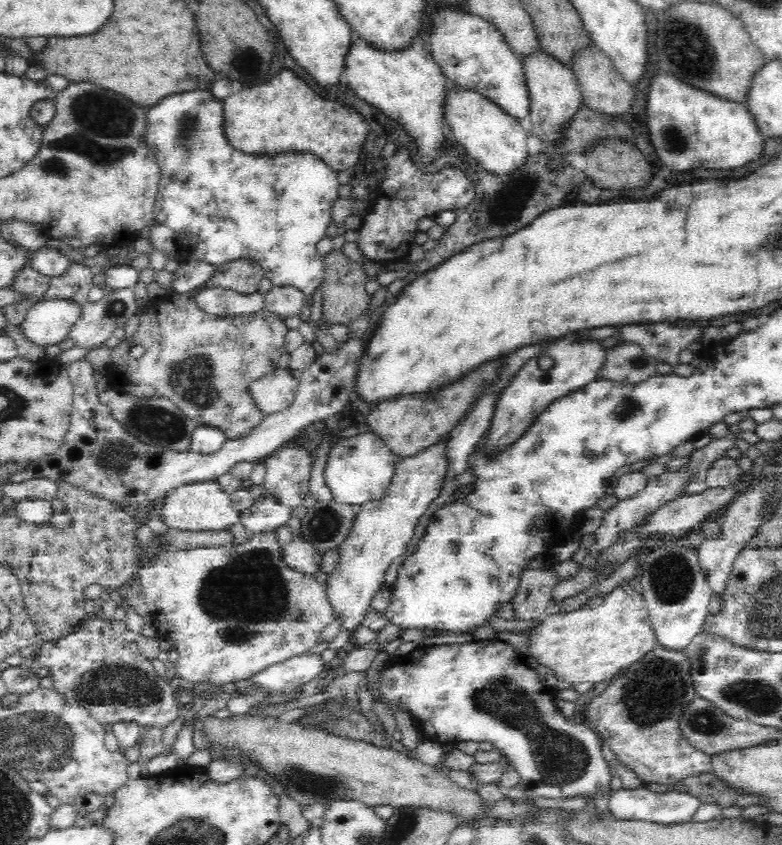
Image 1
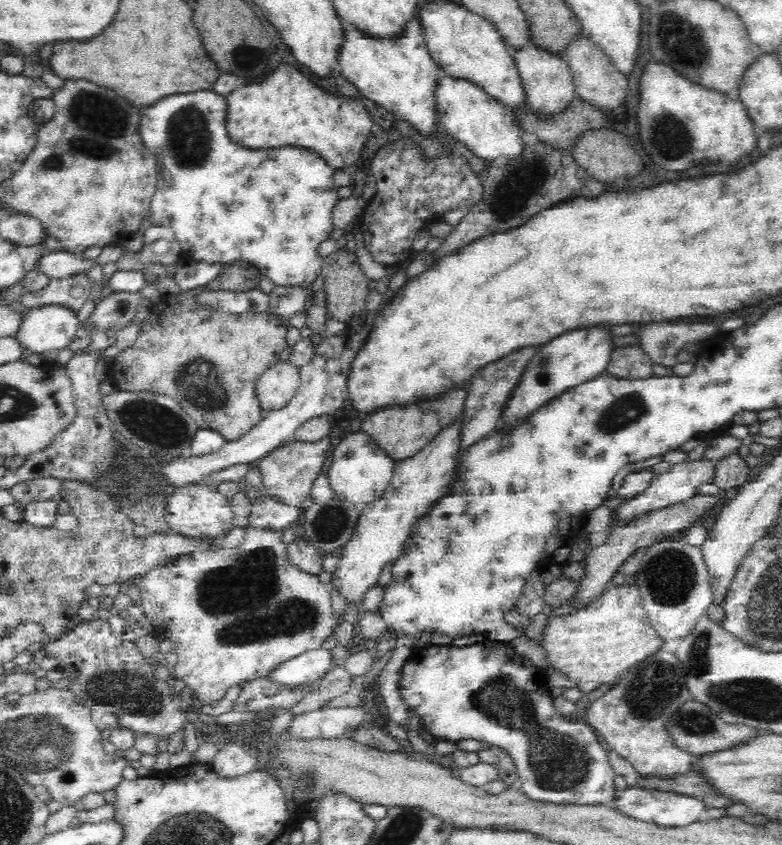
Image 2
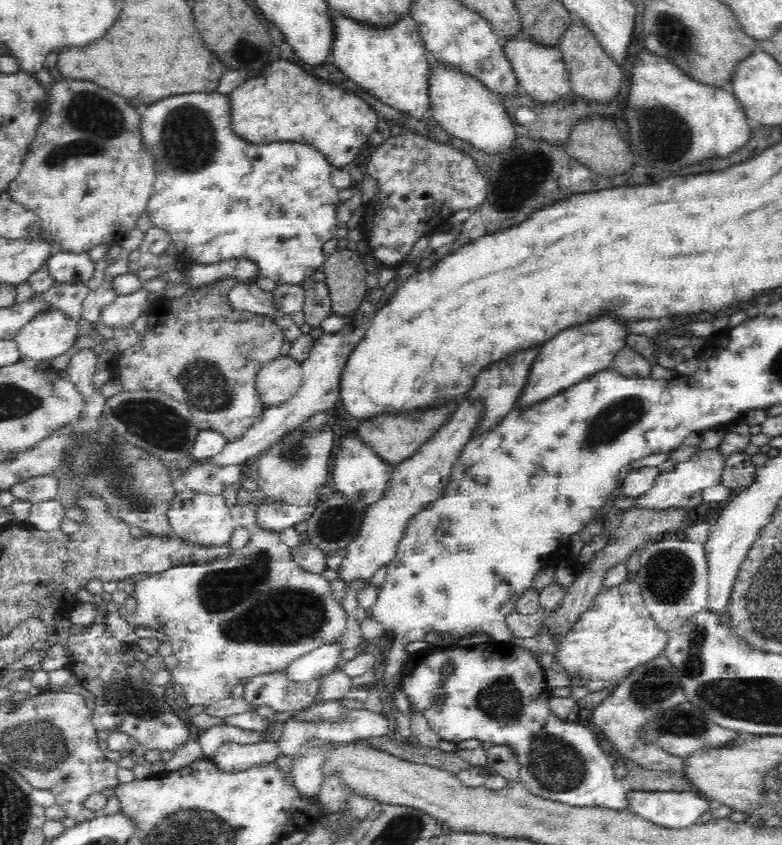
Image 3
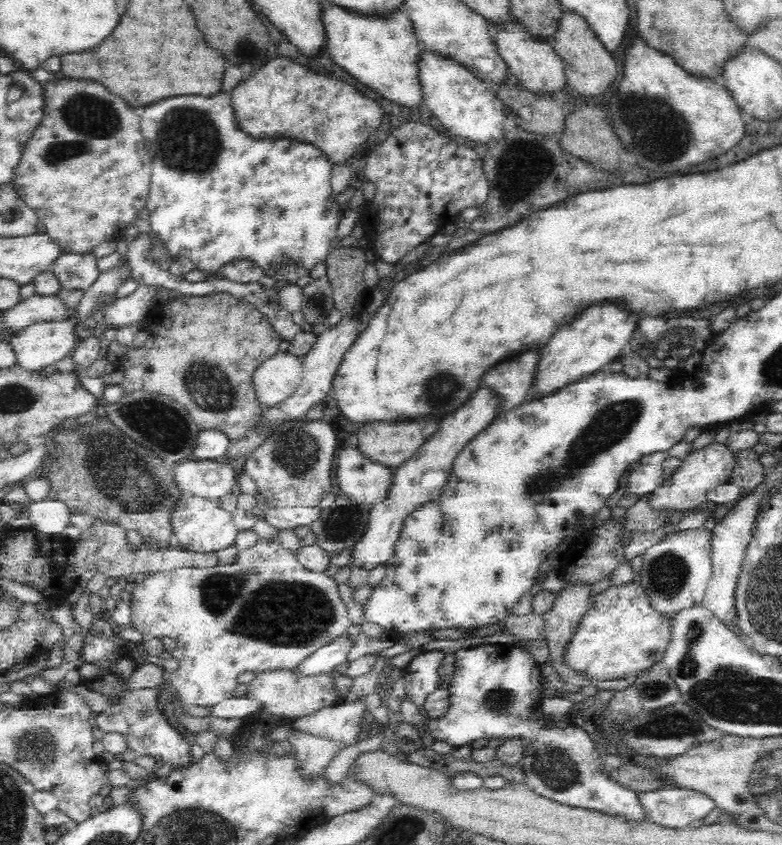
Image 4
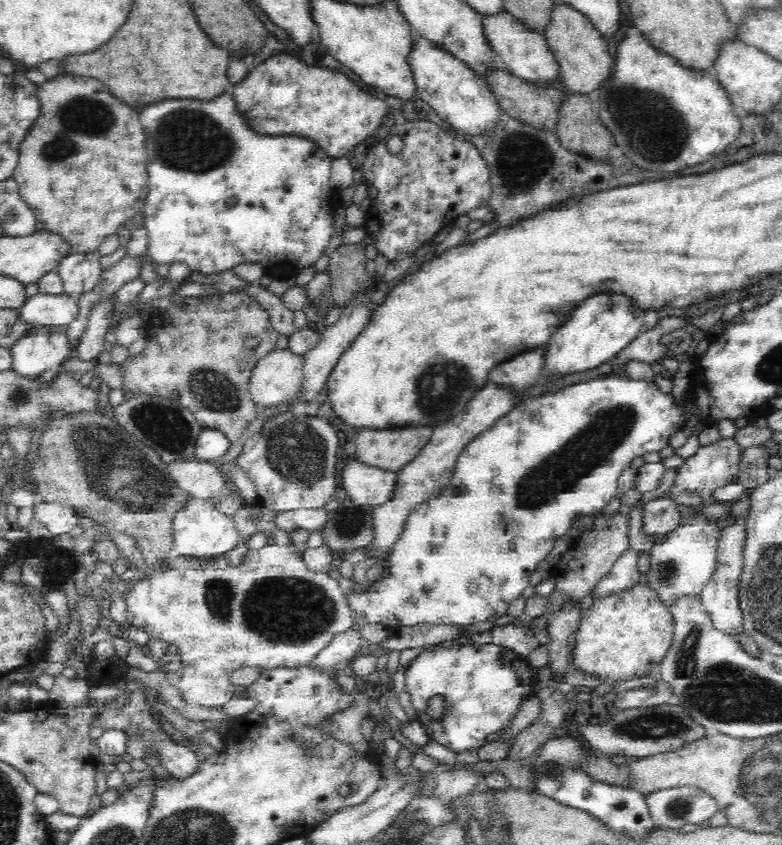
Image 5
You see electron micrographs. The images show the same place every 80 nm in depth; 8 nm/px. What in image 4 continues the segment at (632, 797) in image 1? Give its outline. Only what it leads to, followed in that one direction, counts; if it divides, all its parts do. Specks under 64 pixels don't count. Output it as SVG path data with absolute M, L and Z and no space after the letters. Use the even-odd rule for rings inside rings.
M660 787L650 792L638 793L638 795L640 795L640 803L644 805L647 822L670 829L688 827L694 820L702 820L708 814L712 814L715 807L712 798L694 789Z

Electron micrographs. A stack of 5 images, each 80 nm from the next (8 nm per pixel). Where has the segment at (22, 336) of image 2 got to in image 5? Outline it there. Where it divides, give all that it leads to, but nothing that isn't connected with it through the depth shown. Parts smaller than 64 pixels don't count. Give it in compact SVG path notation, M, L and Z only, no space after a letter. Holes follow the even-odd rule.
M37 327L18 340L11 350L11 370L22 379L37 380L37 377L69 358L68 339L64 328Z

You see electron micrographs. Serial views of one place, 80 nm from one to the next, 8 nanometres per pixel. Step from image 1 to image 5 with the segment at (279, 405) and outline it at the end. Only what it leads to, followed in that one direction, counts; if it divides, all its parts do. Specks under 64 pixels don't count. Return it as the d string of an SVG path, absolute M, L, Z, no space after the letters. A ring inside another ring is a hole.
M288 347L274 349L266 353L255 363L249 380L250 397L252 402L265 407L276 406L281 402L294 399L303 388L304 359L303 355L293 353Z

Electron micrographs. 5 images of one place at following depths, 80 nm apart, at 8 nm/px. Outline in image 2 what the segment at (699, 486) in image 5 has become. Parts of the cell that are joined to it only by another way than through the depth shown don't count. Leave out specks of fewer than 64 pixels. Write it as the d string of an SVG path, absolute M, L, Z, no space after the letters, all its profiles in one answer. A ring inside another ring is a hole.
M692 460L692 462L682 462L682 464L674 464L671 466L668 472L657 474L652 478L650 486L634 496L634 498L628 499L616 509L613 515L617 515L618 522L610 528L610 531L616 530L618 526L624 526L626 522L630 522L632 517L638 515L644 515L647 512L653 510L660 510L672 504L680 504L680 502L686 502L690 498L698 495L698 486L704 486L704 484L714 483L714 474L716 474L718 462L714 460Z

